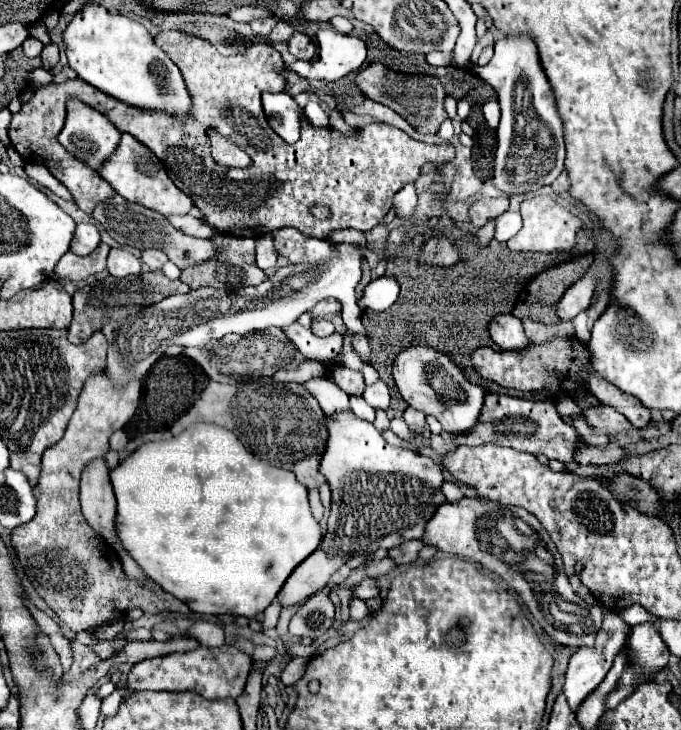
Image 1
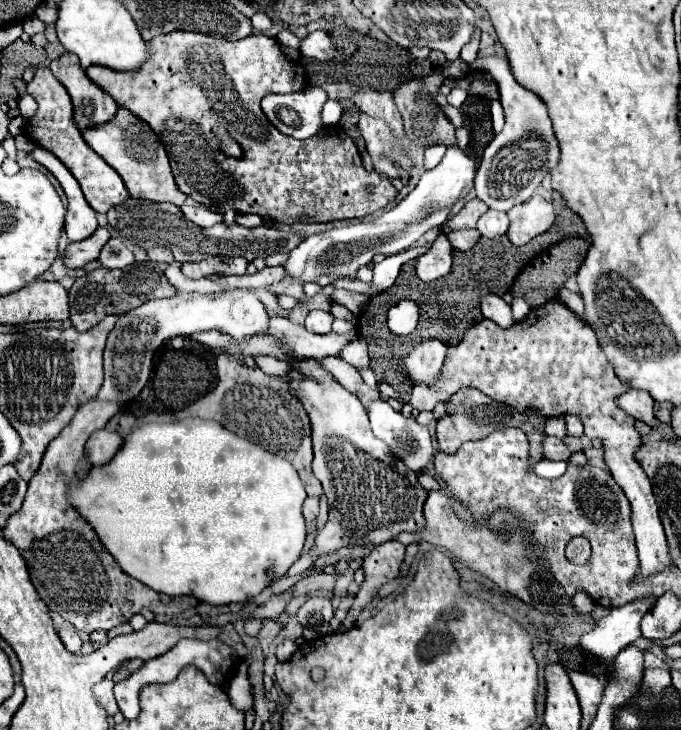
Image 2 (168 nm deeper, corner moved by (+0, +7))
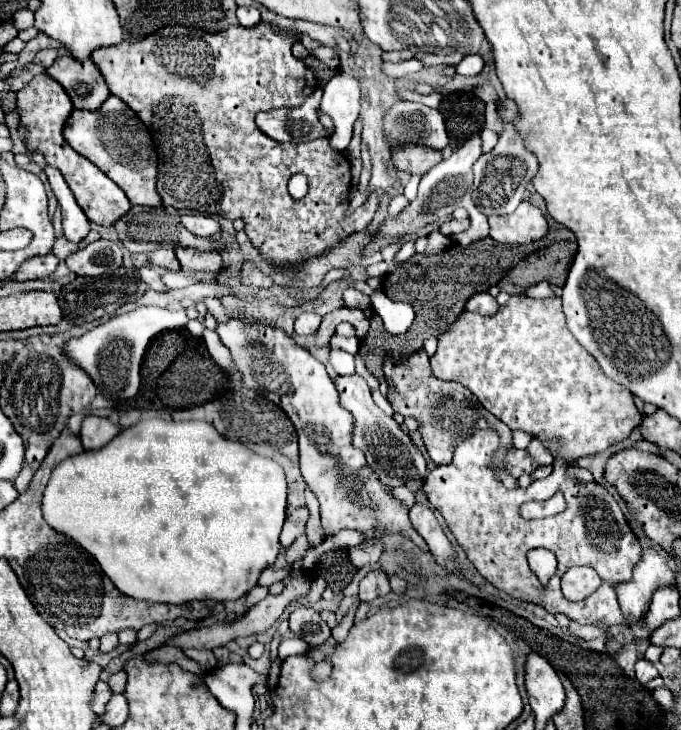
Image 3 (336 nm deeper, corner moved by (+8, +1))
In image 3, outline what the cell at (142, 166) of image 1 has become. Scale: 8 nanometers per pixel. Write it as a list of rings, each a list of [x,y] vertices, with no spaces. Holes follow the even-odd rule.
[[[110,96],[96,112],[74,110],[64,126],[64,138],[78,154],[88,158],[110,180],[114,180],[124,190],[132,204],[140,206],[162,204],[162,198],[156,190],[158,156],[154,142],[142,120],[118,96]]]

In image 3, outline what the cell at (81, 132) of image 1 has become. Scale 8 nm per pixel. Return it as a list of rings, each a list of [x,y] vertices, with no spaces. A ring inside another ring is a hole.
[[[60,56],[46,72],[66,90],[74,110],[98,110],[110,96],[102,74],[90,58],[78,62],[72,56]]]

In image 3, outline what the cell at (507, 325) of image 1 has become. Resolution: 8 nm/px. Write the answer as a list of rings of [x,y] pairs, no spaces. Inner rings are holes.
[[[488,292],[474,294],[474,298],[466,302],[466,310],[478,312],[478,314],[484,314],[484,316],[496,314],[496,308],[498,308],[498,302],[496,302]]]

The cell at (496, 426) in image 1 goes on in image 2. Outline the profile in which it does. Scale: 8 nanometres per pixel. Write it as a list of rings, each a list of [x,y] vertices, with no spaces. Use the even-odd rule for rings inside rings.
[[[460,388],[456,394],[450,396],[450,402],[446,402],[446,416],[438,420],[436,424],[436,438],[440,444],[440,450],[446,454],[454,454],[466,440],[478,440],[482,436],[488,436],[490,432],[498,430],[498,428],[508,428],[508,426],[516,426],[520,428],[530,442],[530,452],[528,452],[528,466],[532,468],[536,462],[542,460],[542,438],[544,438],[544,416],[538,414],[520,414],[514,408],[500,404],[496,400],[492,400],[490,396],[474,390],[474,388]]]

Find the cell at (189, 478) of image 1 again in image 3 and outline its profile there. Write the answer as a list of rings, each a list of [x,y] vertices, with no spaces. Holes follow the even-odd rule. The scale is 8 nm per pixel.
[[[152,418],[152,420],[142,420],[136,426],[122,430],[112,442],[108,442],[100,450],[82,452],[78,456],[72,456],[60,462],[50,476],[50,482],[46,484],[42,512],[44,512],[44,520],[50,522],[54,530],[74,538],[86,552],[90,552],[102,566],[104,574],[126,596],[132,596],[136,600],[166,602],[166,604],[184,604],[192,600],[232,602],[248,594],[258,584],[262,570],[272,566],[282,550],[280,532],[282,532],[282,524],[286,518],[286,494],[288,494],[288,484],[286,484],[284,470],[278,462],[254,454],[252,450],[244,448],[240,442],[226,440],[224,436],[216,432],[212,424],[204,420],[166,422],[160,418]]]

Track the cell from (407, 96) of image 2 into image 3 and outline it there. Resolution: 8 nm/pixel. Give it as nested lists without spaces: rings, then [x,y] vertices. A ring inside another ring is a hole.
[[[404,144],[404,146],[396,146],[392,150],[394,166],[398,170],[404,170],[410,174],[424,174],[440,160],[442,160],[440,150],[430,150],[422,144]]]

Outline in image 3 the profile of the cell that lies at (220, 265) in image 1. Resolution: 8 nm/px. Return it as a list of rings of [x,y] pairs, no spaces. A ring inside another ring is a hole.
[[[176,250],[176,258],[182,266],[182,272],[192,270],[210,270],[220,272],[224,268],[218,252],[198,252],[198,250]]]

